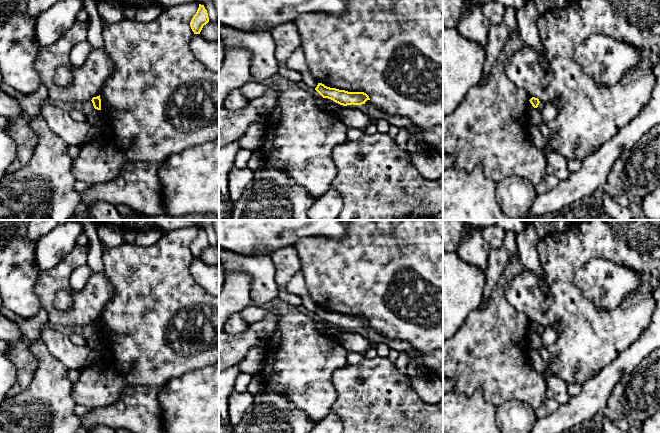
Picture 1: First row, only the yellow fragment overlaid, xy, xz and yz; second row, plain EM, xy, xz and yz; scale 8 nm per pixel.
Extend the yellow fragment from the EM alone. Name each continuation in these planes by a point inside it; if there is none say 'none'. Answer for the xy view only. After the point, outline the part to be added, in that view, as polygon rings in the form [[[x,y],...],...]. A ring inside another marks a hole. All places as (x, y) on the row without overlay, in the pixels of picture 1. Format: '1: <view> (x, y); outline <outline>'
none

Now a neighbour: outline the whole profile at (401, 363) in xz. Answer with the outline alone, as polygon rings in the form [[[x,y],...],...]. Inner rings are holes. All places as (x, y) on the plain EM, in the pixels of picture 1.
[[[399,352],[399,356],[395,362],[395,366],[401,373],[407,373],[407,366],[409,364],[408,360],[409,357],[407,352]]]

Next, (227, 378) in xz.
[[[238,365],[219,373],[219,433],[234,433],[234,426],[228,415],[228,397],[234,391],[239,373]]]

